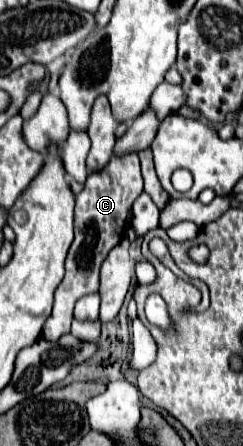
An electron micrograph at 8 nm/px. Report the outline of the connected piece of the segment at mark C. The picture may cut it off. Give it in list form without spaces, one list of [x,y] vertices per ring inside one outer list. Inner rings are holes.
[[[128,153],[122,157],[112,157],[104,169],[88,175],[84,189],[76,195],[76,219],[74,219],[74,241],[66,257],[66,275],[54,293],[54,309],[42,327],[42,339],[58,341],[62,335],[70,333],[72,309],[74,303],[98,289],[100,265],[106,259],[108,251],[116,247],[122,239],[128,209],[136,197],[144,191],[138,153]]]

